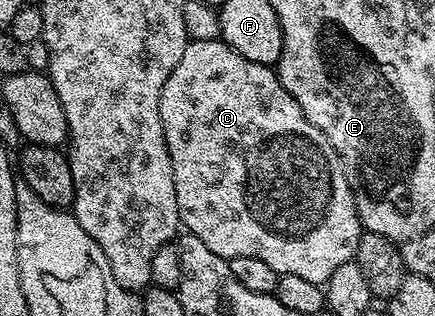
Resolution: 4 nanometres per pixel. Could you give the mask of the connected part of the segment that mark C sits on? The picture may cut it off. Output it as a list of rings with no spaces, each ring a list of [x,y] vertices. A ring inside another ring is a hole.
[[[222,39],[188,42],[185,46],[185,54],[181,54],[181,62],[173,66],[173,74],[169,74],[161,90],[161,126],[165,130],[165,142],[173,166],[173,190],[177,194],[180,225],[190,235],[201,238],[201,242],[205,242],[205,246],[209,246],[213,254],[223,257],[226,261],[238,256],[261,258],[261,262],[273,266],[273,270],[277,270],[280,276],[297,274],[308,282],[321,285],[326,285],[327,279],[331,277],[333,270],[337,270],[337,266],[345,266],[354,261],[357,242],[365,229],[359,223],[355,195],[351,192],[349,182],[345,178],[341,158],[337,150],[333,150],[329,138],[325,138],[325,134],[321,134],[321,130],[317,130],[317,126],[313,126],[313,122],[305,118],[301,106],[297,106],[293,94],[285,90],[274,67],[249,62],[249,58],[241,58],[241,54],[237,54],[237,50],[224,44]]]

